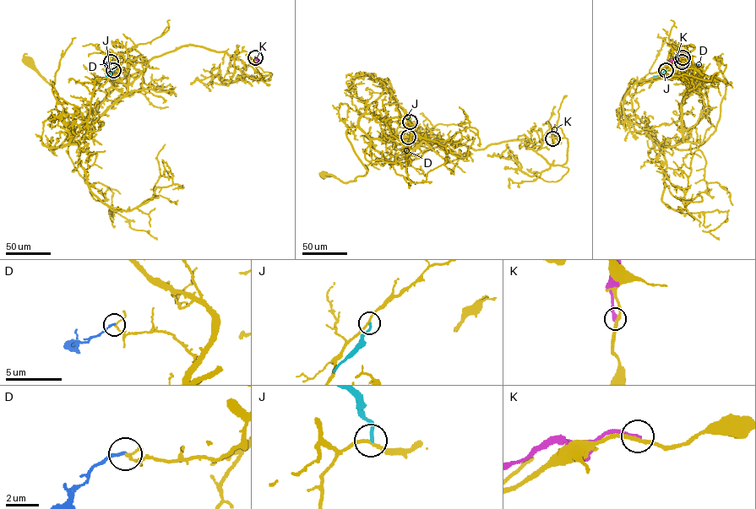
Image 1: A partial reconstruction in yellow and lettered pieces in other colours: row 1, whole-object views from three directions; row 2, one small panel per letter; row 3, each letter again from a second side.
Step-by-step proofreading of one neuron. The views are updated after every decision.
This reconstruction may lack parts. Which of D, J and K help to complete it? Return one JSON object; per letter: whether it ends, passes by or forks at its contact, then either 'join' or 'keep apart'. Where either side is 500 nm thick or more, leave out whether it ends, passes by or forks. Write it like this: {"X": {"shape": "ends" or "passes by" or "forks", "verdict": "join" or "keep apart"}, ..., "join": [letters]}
{"D": {"shape": "ends", "verdict": "keep apart"}, "J": {"shape": "ends", "verdict": "keep apart"}, "K": {"shape": "ends", "verdict": "keep apart"}, "join": []}

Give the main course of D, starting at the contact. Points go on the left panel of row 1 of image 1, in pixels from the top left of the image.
D: (111, 62), (107, 63), (109, 67), (106, 73)

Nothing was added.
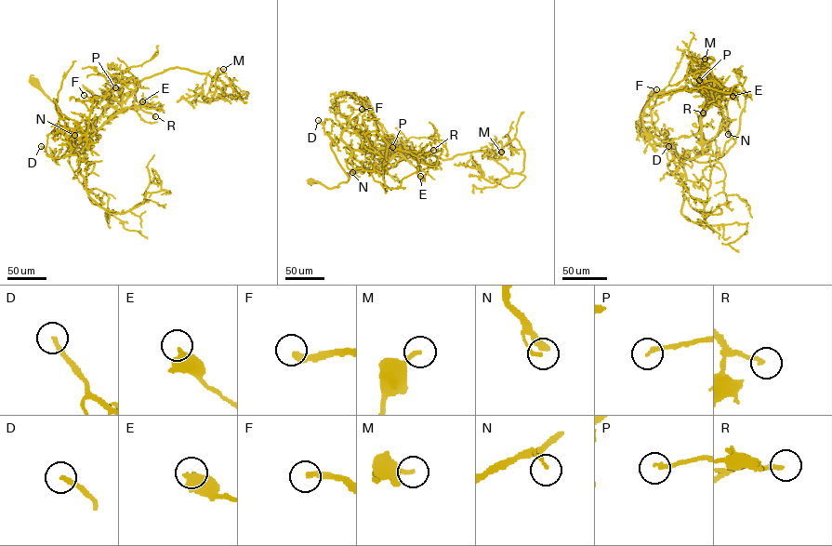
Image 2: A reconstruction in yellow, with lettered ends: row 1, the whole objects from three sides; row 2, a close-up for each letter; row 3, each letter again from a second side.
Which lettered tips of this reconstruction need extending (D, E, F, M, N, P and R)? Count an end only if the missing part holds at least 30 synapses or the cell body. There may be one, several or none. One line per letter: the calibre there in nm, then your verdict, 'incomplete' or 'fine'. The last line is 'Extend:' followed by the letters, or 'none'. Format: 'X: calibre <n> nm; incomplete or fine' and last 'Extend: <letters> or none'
D: calibre 200 nm; incomplete
E: calibre 280 nm; fine
F: calibre 280 nm; incomplete
M: calibre 200 nm; fine
N: calibre 150 nm; fine
P: calibre 180 nm; fine
R: calibre 180 nm; incomplete
Extend: D, F, R

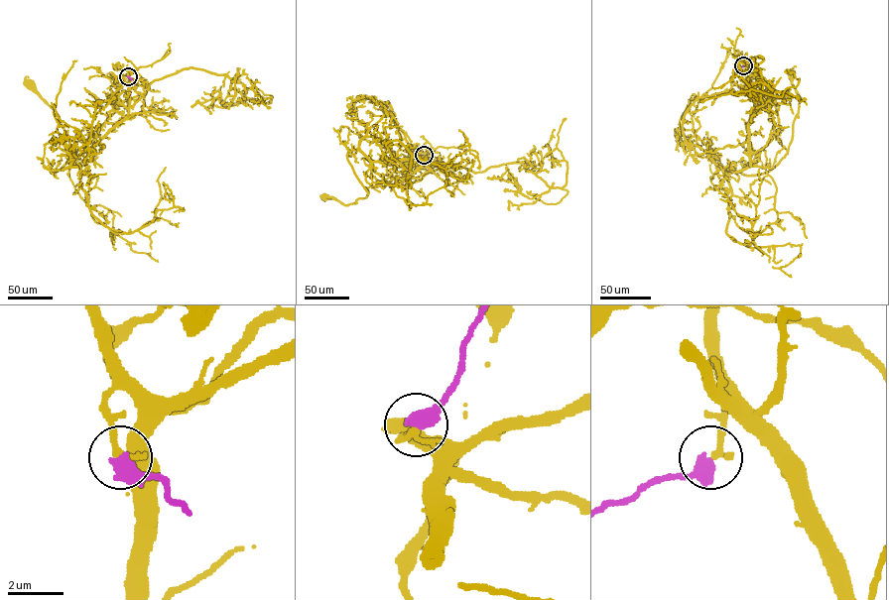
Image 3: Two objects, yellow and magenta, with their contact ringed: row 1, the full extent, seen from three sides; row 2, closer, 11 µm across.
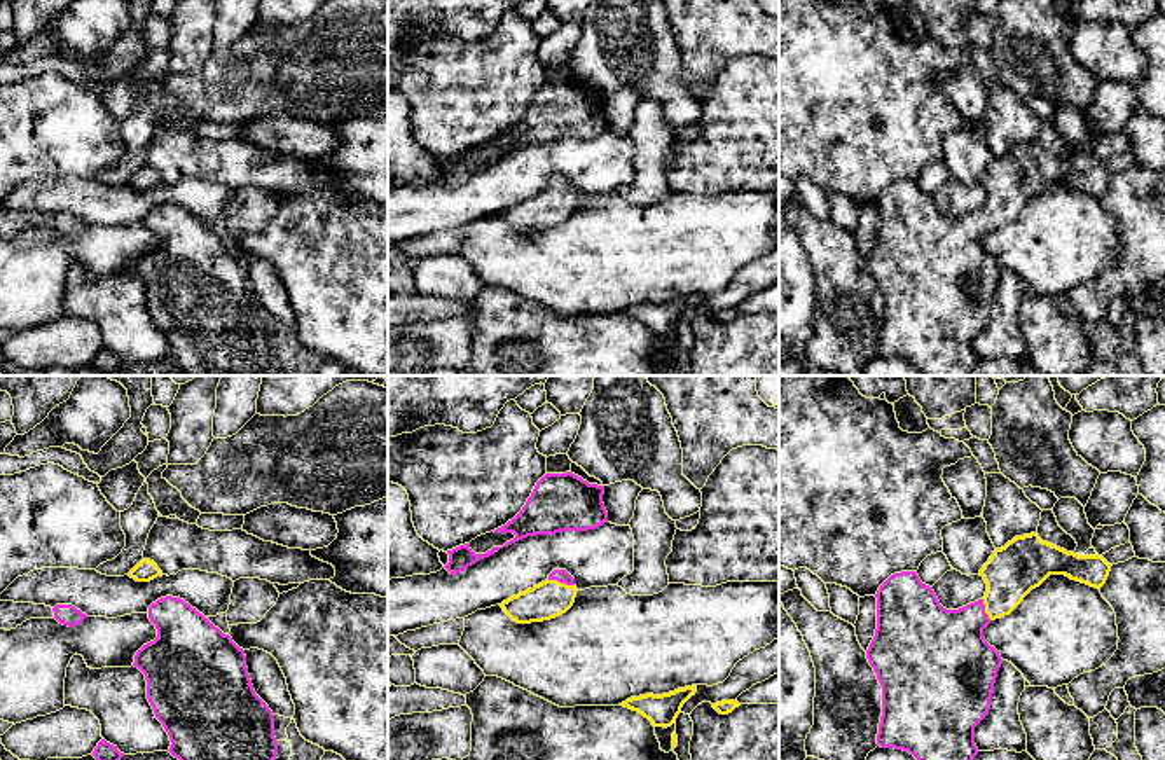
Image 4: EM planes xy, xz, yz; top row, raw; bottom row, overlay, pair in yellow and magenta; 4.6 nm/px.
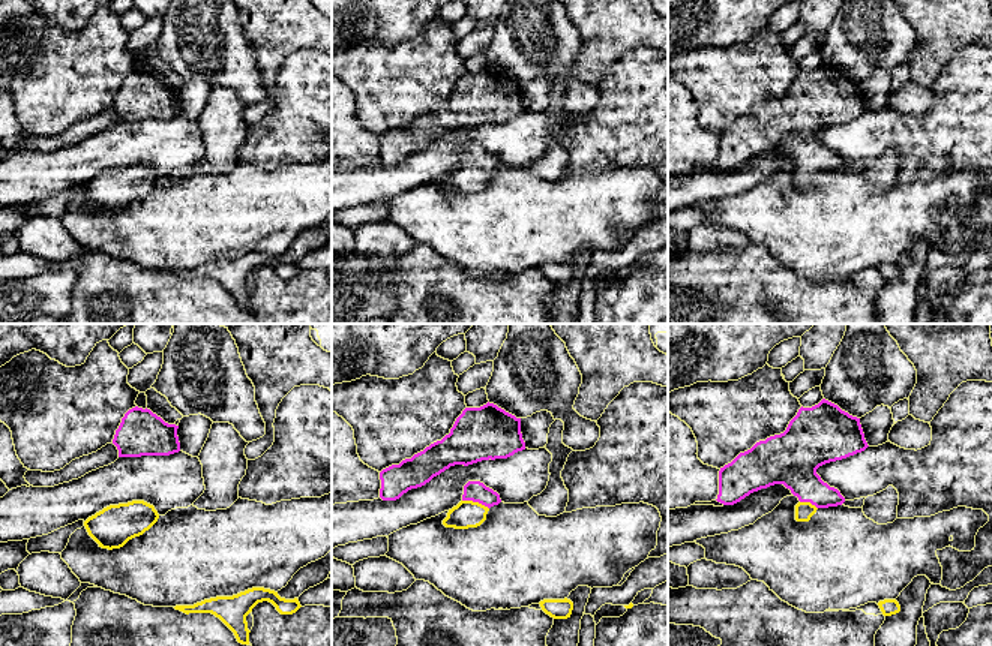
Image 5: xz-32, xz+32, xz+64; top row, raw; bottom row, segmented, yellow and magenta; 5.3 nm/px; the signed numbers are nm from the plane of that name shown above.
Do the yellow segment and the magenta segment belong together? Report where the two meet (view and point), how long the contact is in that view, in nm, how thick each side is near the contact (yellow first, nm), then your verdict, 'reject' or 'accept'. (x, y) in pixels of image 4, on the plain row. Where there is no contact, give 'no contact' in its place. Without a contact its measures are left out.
contact xz (559, 191); length 120 nm; calibres 170 and 60 nm; accept

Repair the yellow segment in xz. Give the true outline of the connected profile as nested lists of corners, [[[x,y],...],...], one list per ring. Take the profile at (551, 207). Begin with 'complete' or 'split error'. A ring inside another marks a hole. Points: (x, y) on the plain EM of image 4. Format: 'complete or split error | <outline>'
split error | [[[554,178],[545,190],[508,206],[500,215],[517,232],[543,231],[566,222],[576,201],[575,187],[566,178]]]

